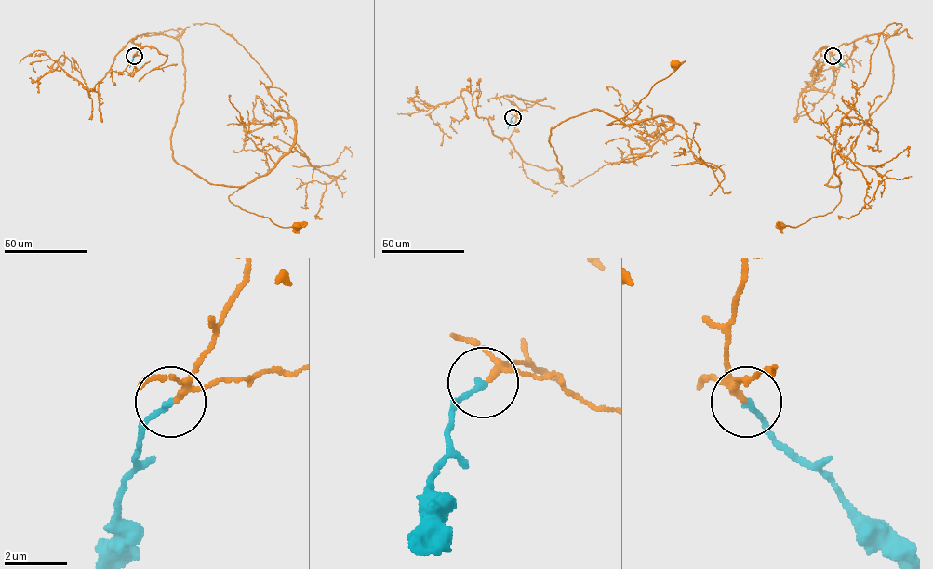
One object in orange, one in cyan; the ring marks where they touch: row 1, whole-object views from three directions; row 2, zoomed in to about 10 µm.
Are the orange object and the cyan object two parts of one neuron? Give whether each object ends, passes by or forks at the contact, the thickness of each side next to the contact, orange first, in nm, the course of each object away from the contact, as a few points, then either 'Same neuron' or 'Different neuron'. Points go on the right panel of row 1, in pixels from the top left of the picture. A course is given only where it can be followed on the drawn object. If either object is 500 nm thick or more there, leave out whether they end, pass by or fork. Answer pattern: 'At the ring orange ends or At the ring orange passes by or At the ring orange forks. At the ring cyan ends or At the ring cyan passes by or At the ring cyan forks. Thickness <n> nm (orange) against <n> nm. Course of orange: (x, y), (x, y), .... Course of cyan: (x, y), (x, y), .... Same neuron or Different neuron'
At the ring orange forks. At the ring cyan ends. Thickness 130 nm (orange) against 190 nm. Course of orange: (833, 57), (843, 44), (881, 33), (891, 91), (825, 184), (840, 187), (834, 209), (797, 226), (779, 225). Course of cyan: (833, 57), (845, 67). Same neuron

